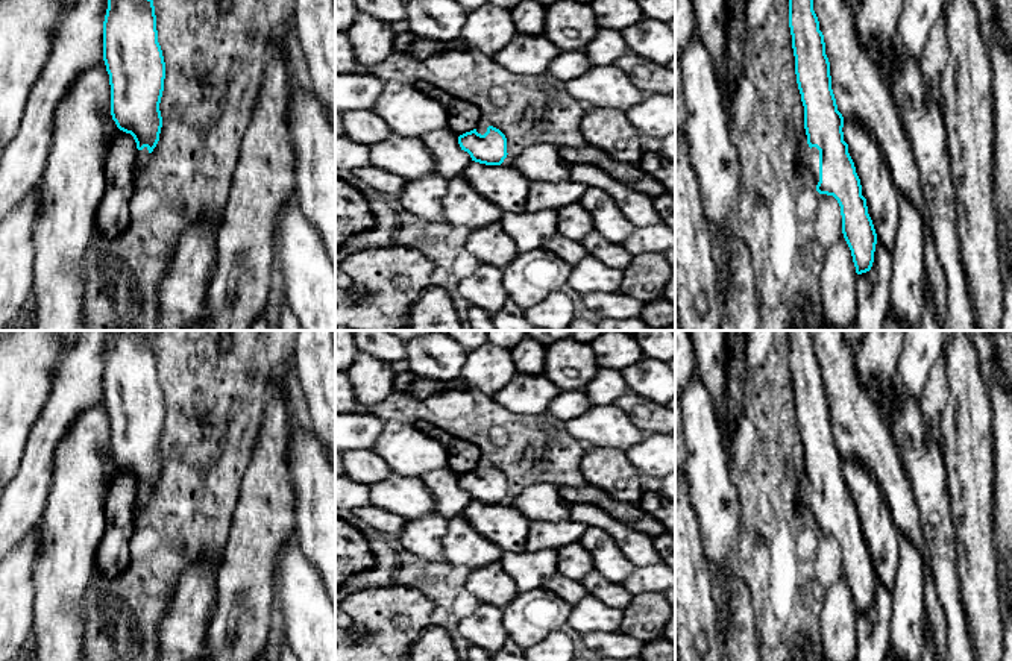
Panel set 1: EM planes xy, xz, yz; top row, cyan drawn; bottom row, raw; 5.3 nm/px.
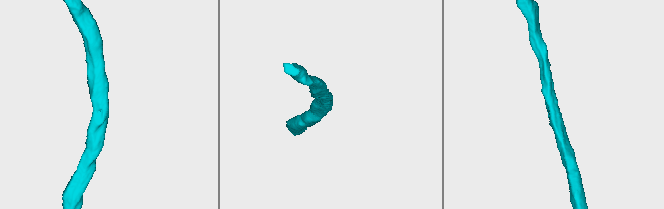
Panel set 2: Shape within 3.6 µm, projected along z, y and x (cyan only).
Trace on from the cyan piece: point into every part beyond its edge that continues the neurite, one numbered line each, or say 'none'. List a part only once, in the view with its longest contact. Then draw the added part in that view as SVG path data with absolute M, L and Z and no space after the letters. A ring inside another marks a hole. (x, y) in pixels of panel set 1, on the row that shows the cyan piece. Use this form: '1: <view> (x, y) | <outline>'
1: yz (812, 155) | M807 147L806 149L806 161L810 167L810 171L813 173L815 182L818 185L819 182L819 150L816 147Z

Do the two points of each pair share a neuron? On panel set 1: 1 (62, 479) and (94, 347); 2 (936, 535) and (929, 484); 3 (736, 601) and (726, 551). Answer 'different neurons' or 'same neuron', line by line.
1: different neurons
2: same neuron
3: different neurons

